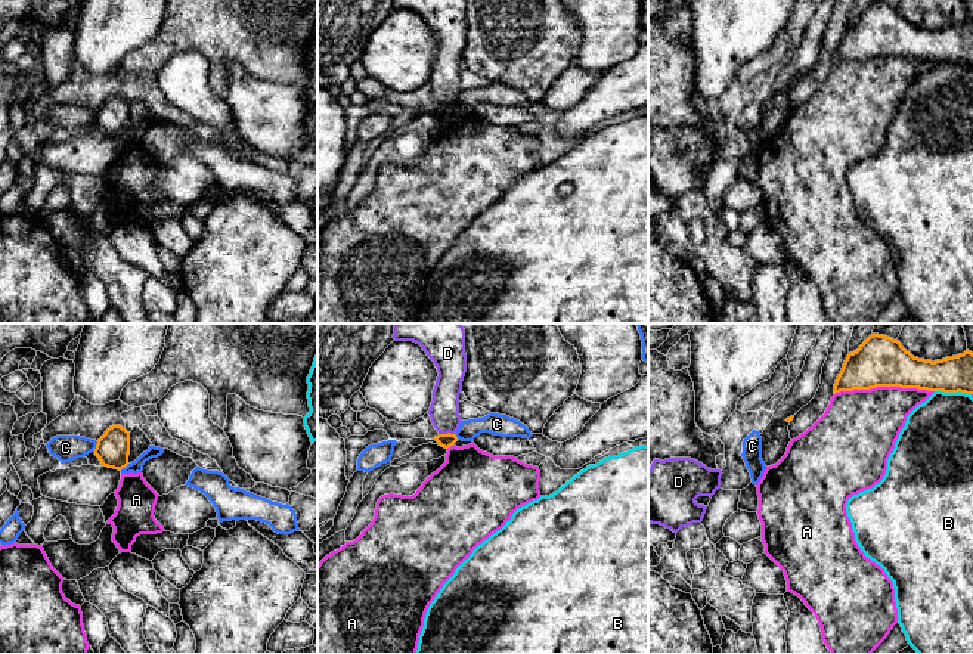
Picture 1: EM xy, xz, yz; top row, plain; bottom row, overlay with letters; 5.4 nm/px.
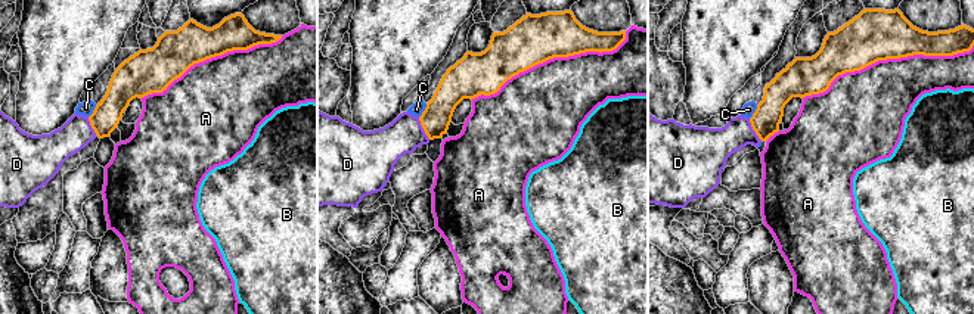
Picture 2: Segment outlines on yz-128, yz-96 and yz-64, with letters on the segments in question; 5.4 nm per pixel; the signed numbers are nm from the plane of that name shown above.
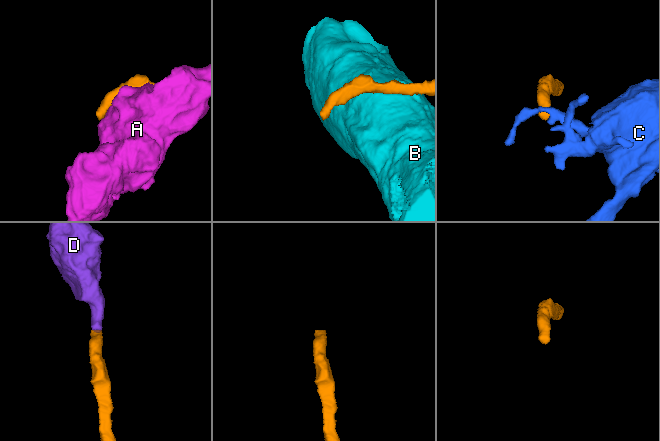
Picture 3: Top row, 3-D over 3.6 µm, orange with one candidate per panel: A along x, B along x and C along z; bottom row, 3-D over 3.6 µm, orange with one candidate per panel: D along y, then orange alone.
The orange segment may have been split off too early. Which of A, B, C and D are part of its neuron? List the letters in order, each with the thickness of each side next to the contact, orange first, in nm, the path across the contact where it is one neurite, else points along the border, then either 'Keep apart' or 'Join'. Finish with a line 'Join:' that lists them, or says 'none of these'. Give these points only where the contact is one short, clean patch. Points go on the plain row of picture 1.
A: Thickness 280 nm (orange) against 400 nm. Keep apart
B: Thickness 190 nm (orange) against 380 nm. Keep apart
C: Thickness 190 nm (orange) against 140 nm. Boundary: xy (98, 111), (93, 120). Keep apart
D: Thickness 80 nm (orange) against 160 nm. Path across: xz (445, 109), (448, 102), (445, 84). Join
Join: D

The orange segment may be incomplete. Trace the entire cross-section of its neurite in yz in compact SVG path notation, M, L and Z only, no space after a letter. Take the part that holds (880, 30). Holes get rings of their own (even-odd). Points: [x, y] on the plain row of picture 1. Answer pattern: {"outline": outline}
{"outline": "M873 3L856 21L847 24L836 49L834 63L840 61L871 59L876 56L973 63L973 22L966 19L963 24L932 31L914 27L898 9Z"}

